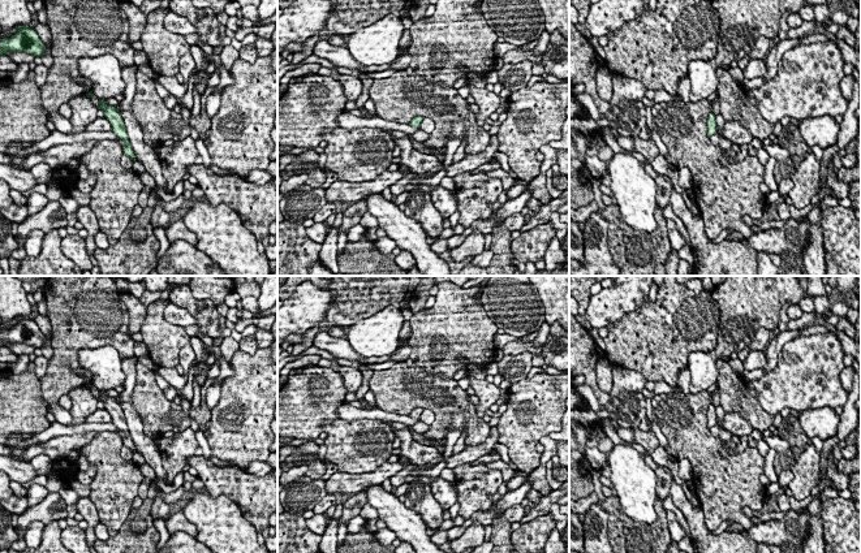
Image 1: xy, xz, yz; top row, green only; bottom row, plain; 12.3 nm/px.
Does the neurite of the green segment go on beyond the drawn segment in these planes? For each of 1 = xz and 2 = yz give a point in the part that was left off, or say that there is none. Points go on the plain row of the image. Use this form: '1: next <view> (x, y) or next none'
1: next none
2: next none

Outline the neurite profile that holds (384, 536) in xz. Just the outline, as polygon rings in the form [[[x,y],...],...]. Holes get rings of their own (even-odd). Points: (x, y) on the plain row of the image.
[[[378,528],[378,531],[375,532],[375,537],[376,540],[387,546],[387,545],[392,545],[392,541],[397,537],[395,532],[392,532],[389,528]]]

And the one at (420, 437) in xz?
[[[384,422],[384,423],[387,423],[392,429],[409,429],[416,441],[418,441],[422,445],[431,445],[431,440],[426,438],[423,433],[417,433],[412,427],[408,427],[397,422]]]

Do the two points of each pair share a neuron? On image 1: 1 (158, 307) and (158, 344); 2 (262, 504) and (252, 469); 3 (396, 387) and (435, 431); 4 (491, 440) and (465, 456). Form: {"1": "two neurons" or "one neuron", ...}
{"1": "one neuron", "2": "two neurons", "3": "one neuron", "4": "one neuron"}

